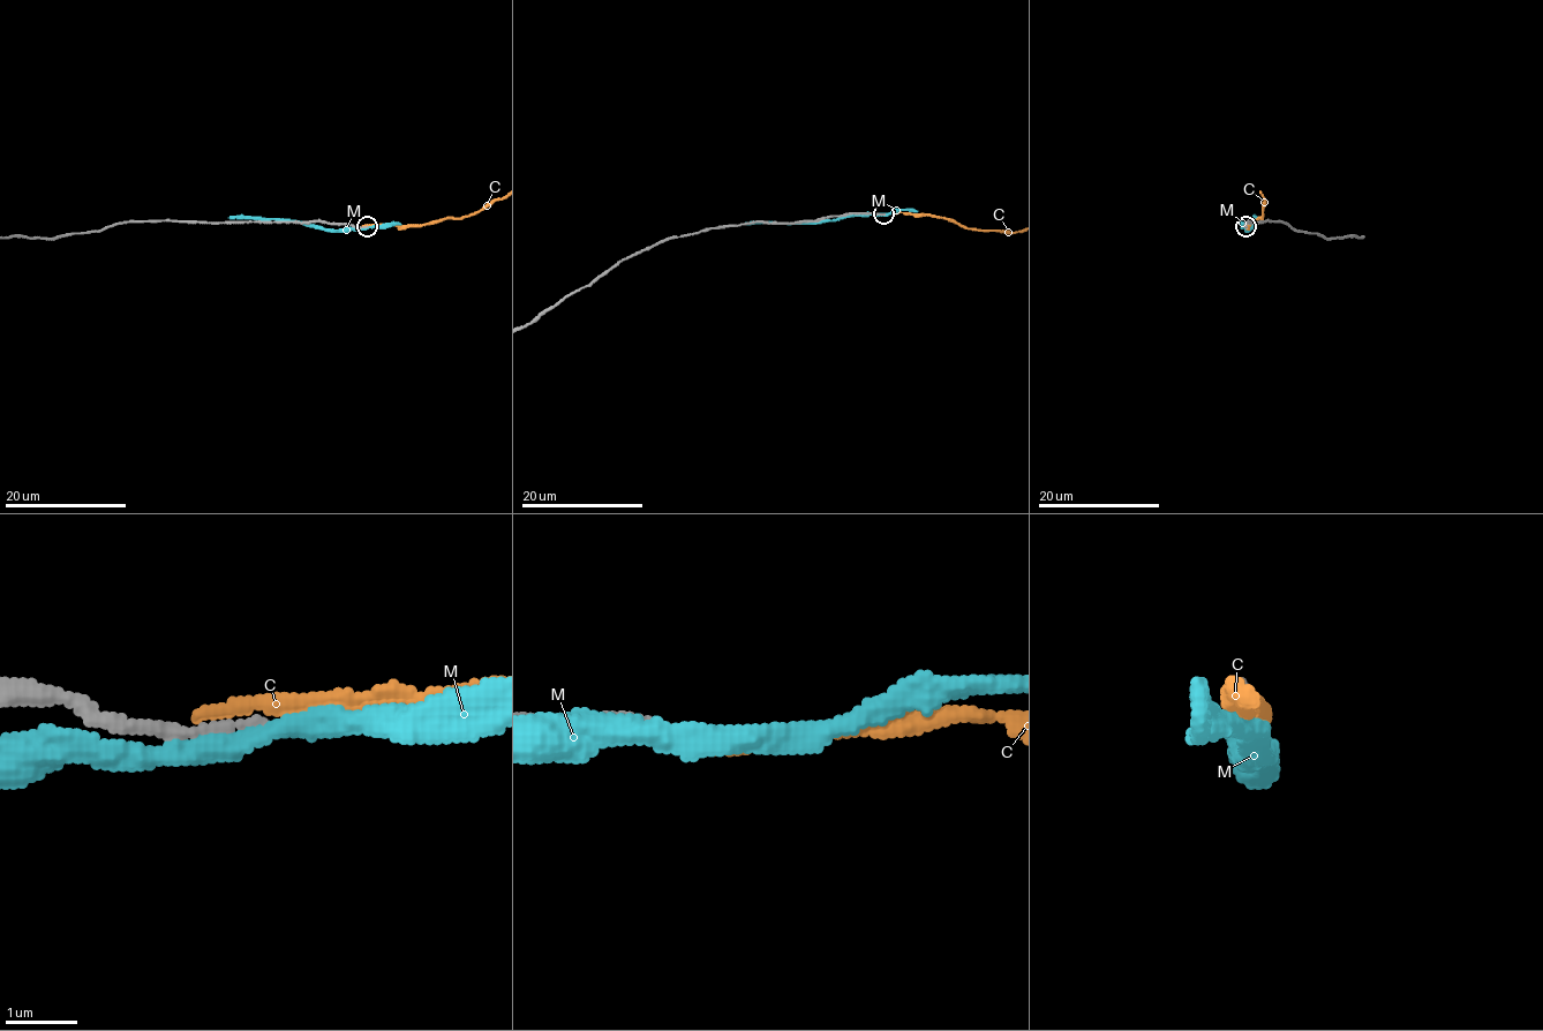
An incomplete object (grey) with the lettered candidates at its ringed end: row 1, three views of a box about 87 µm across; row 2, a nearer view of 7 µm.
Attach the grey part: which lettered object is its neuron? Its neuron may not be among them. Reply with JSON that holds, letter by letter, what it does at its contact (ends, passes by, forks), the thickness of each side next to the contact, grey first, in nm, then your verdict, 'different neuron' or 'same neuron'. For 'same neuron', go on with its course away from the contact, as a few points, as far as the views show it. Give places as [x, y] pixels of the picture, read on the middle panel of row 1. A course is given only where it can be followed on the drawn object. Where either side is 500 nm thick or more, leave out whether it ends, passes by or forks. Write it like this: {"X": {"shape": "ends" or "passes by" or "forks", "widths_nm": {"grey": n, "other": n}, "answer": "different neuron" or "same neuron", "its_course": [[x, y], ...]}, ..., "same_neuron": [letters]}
{"C": {"shape": "ends", "widths_nm": {"grey": 160, "other": 240}, "answer": "same neuron"}, "M": {"shape": "passes by", "widths_nm": {"grey": 220, "other": 340}, "answer": "different neuron"}, "same_neuron": ["C"]}

